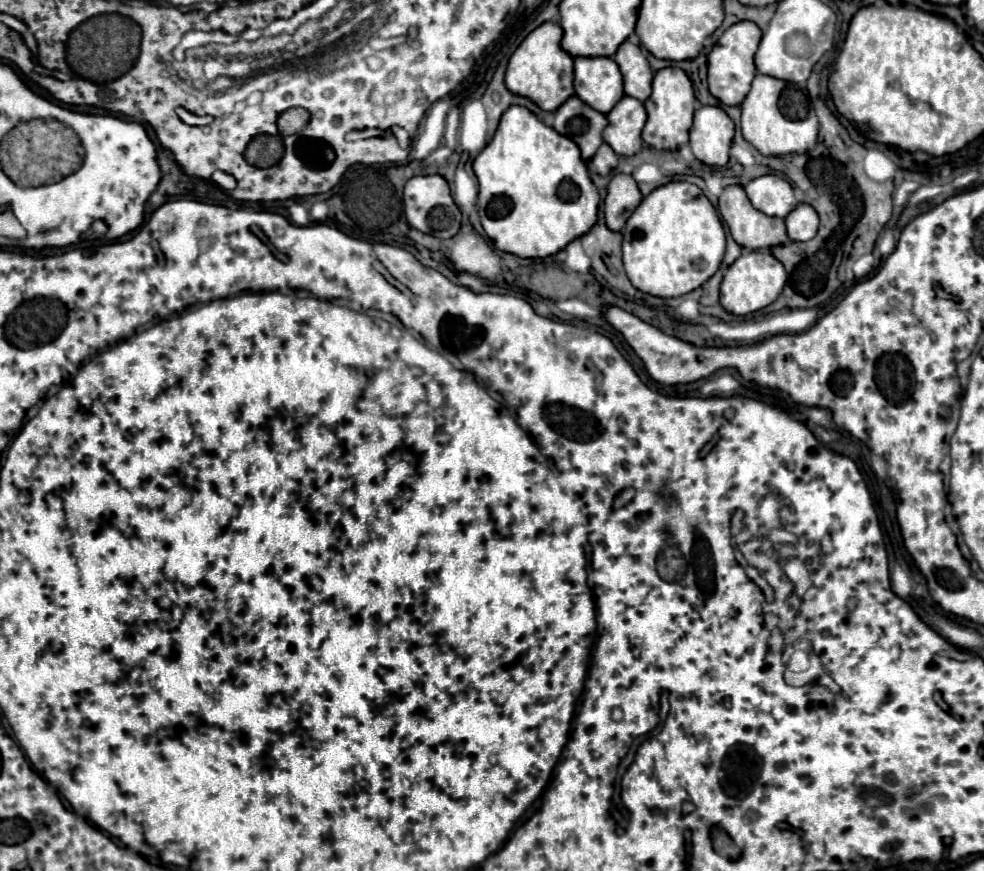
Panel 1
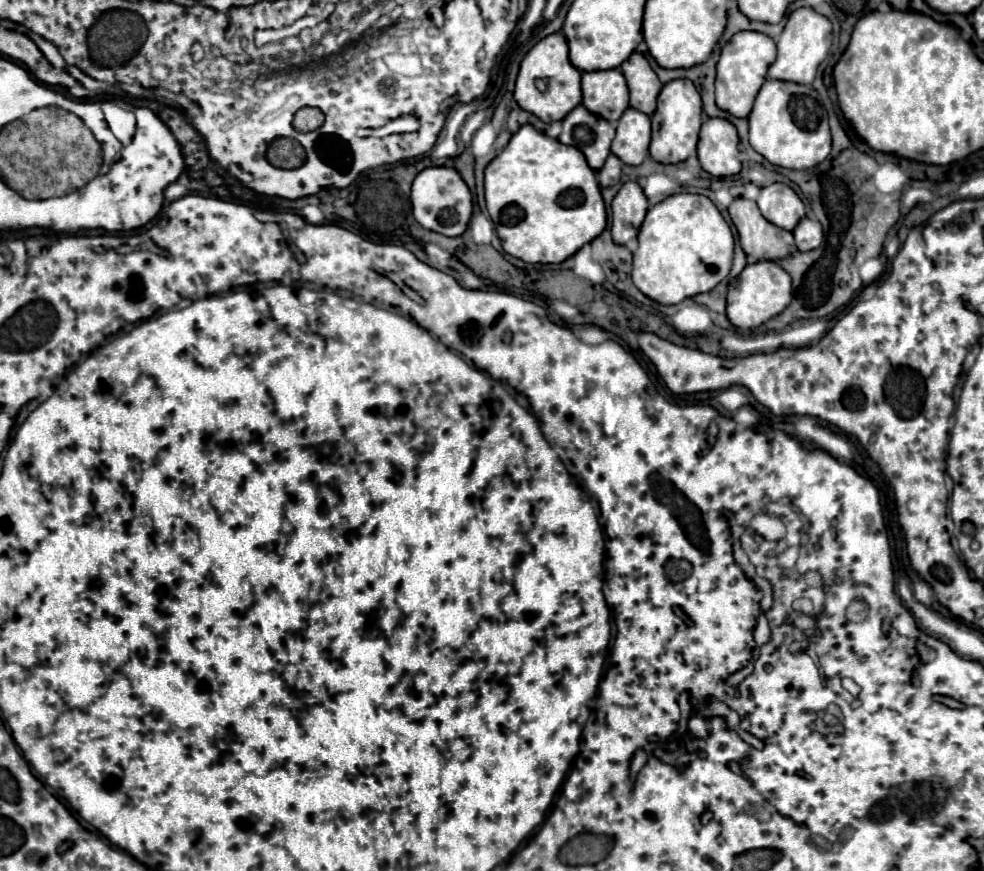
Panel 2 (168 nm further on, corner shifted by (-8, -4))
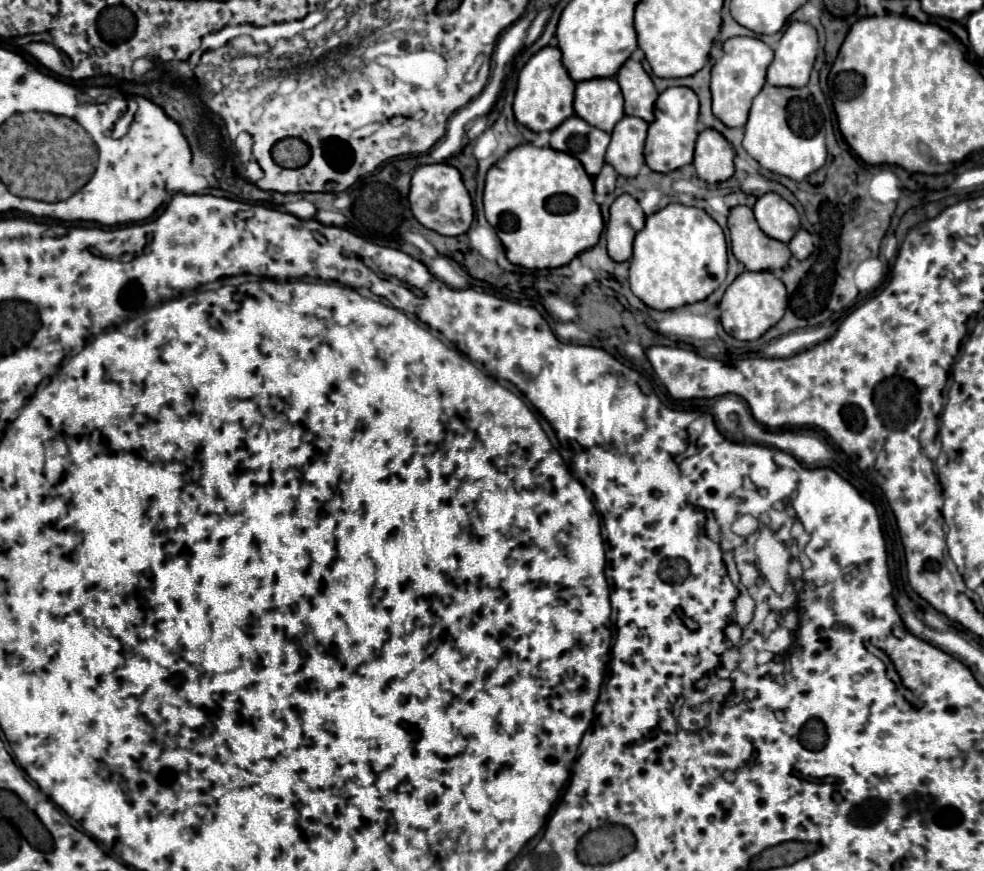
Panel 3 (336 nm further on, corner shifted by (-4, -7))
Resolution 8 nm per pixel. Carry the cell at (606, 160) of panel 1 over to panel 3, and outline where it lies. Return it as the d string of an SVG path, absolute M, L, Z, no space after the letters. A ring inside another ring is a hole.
M604 164L602 172L594 176L594 190L596 194L608 194L616 188L616 170L610 164Z

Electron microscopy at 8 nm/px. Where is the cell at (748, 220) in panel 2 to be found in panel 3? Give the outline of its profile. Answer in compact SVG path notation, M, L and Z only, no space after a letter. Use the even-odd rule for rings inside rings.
M736 206L728 216L732 252L746 270L778 270L790 260L788 244L768 238L756 224L754 212L748 206Z

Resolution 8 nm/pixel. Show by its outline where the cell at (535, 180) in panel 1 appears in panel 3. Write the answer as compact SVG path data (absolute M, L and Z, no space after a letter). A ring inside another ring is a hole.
M520 144L500 158L486 174L484 186L484 212L486 220L494 226L500 242L504 244L506 258L524 268L558 268L568 264L580 252L592 248L604 228L600 206L594 202L592 178L584 172L580 160L554 148L538 148L534 144Z

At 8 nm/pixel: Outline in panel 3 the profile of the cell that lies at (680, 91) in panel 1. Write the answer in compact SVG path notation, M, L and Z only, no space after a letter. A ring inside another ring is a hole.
M666 88L654 106L654 122L648 128L648 138L646 138L646 148L644 148L644 158L650 170L654 172L672 172L680 166L686 166L692 162L694 156L694 142L698 138L698 96L690 88Z

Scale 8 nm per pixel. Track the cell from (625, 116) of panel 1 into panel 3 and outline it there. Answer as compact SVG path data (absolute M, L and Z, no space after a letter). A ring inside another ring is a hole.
M624 116L614 132L610 142L610 156L606 162L616 168L622 176L636 176L644 164L644 140L648 124L636 116Z

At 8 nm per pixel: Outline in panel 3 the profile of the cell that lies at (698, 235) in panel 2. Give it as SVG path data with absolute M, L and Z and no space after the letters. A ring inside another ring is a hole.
M668 204L666 208L648 216L644 228L636 234L634 254L630 262L630 288L646 306L654 310L672 310L684 304L700 302L726 280L726 254L728 246L724 230L714 218L706 214L706 210L684 204Z

